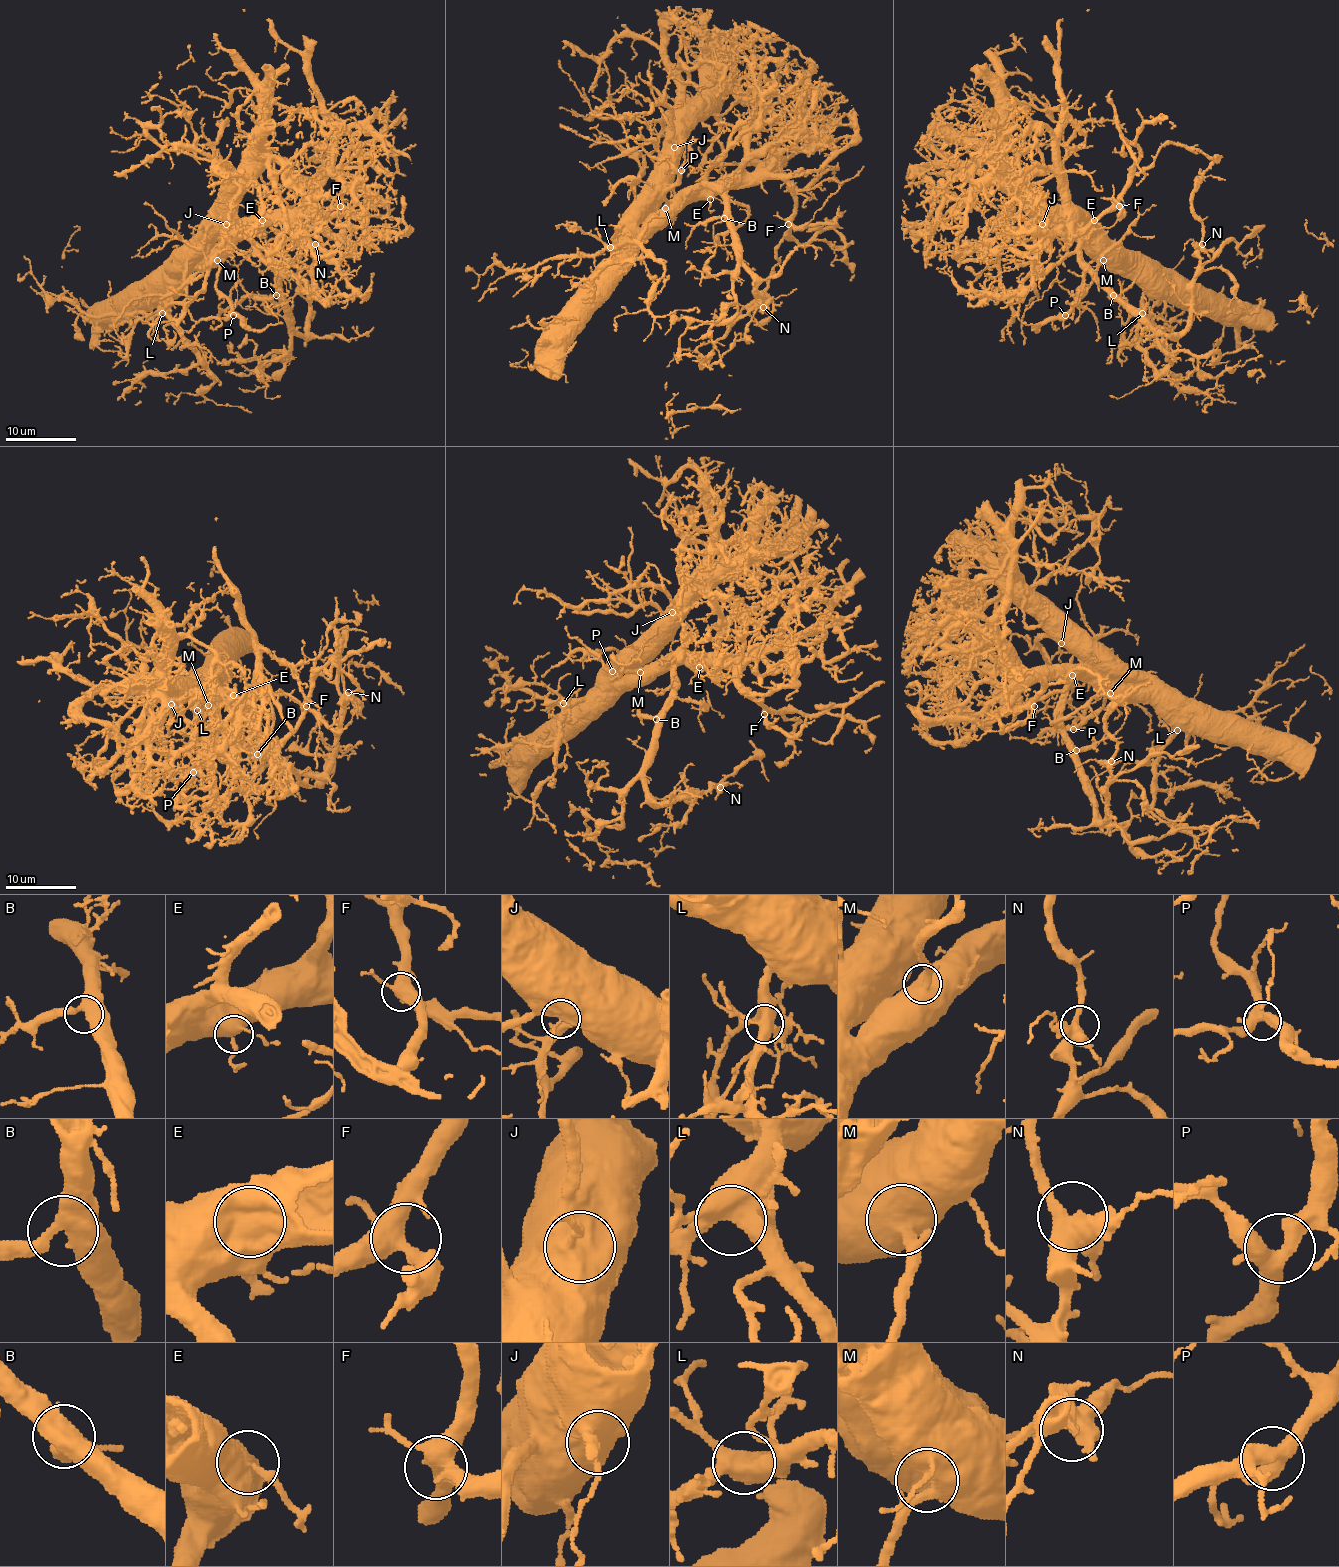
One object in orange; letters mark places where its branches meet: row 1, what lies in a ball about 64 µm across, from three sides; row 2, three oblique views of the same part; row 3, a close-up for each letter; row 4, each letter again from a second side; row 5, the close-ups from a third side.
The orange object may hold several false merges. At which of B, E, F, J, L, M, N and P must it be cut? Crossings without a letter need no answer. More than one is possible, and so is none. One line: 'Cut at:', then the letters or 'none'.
Cut at: none

